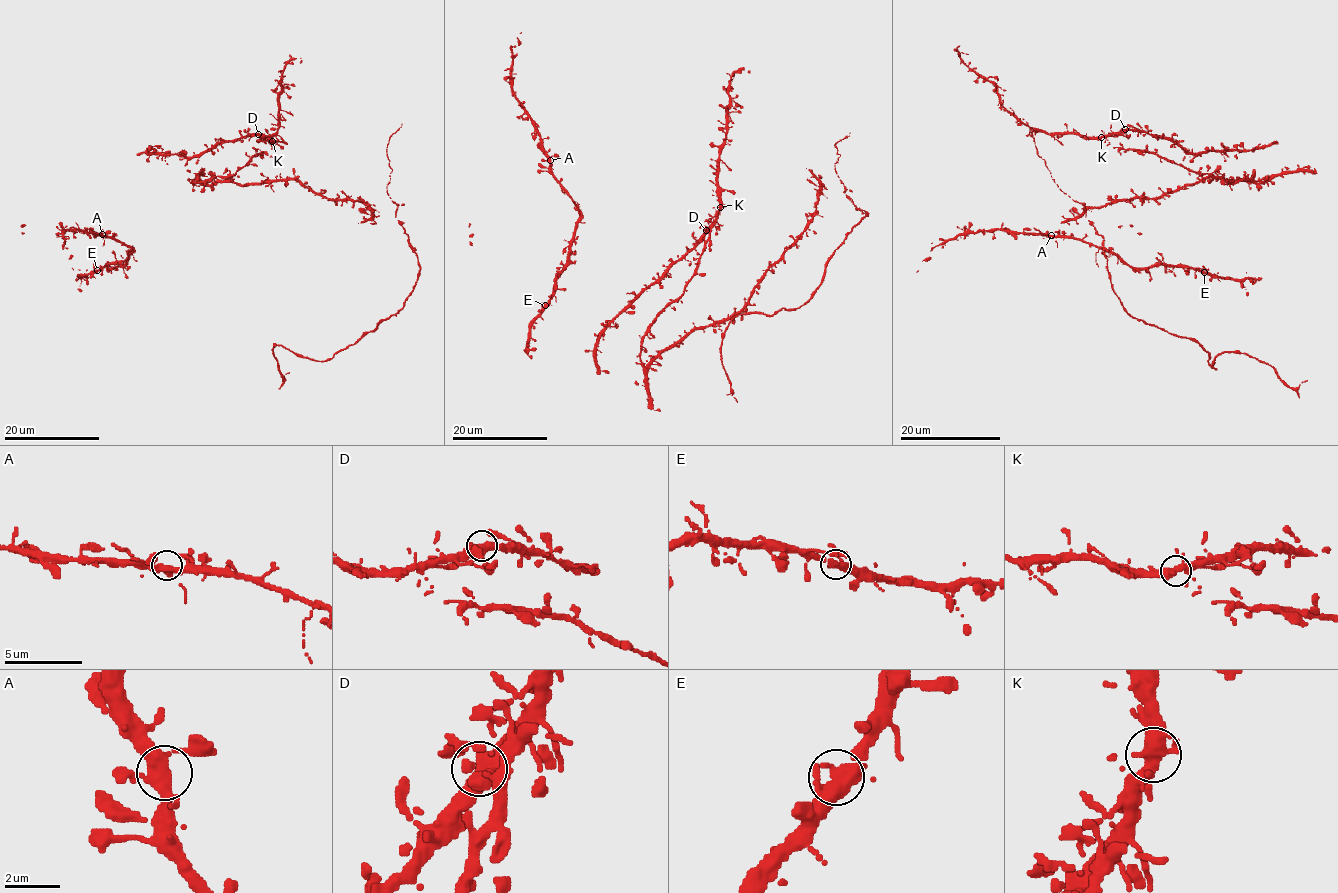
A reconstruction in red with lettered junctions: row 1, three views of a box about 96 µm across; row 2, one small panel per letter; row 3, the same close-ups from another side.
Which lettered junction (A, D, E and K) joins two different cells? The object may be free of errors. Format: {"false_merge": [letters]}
{"false_merge": []}

